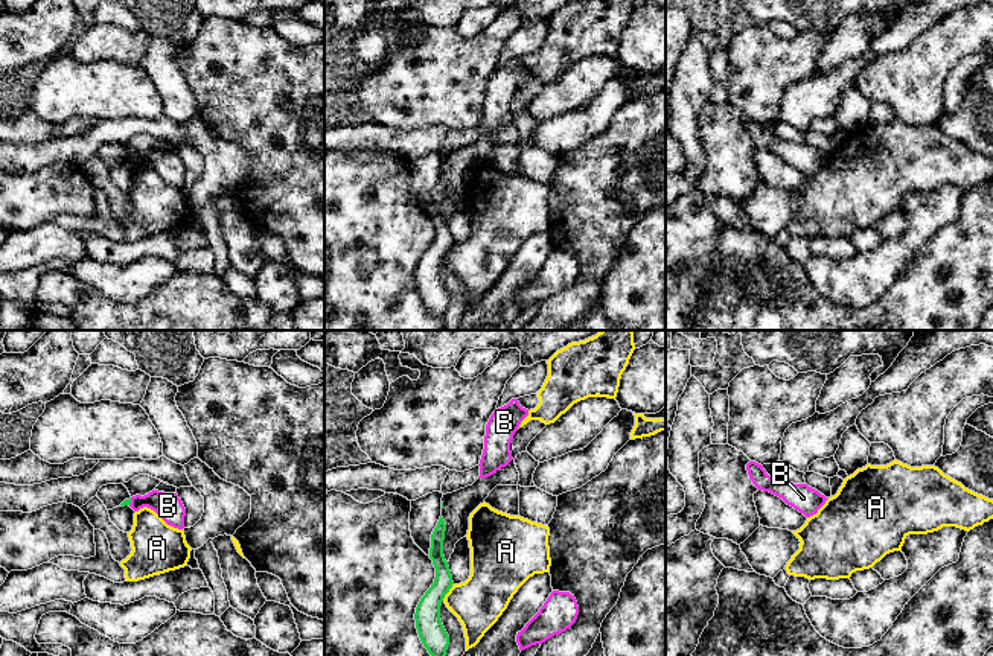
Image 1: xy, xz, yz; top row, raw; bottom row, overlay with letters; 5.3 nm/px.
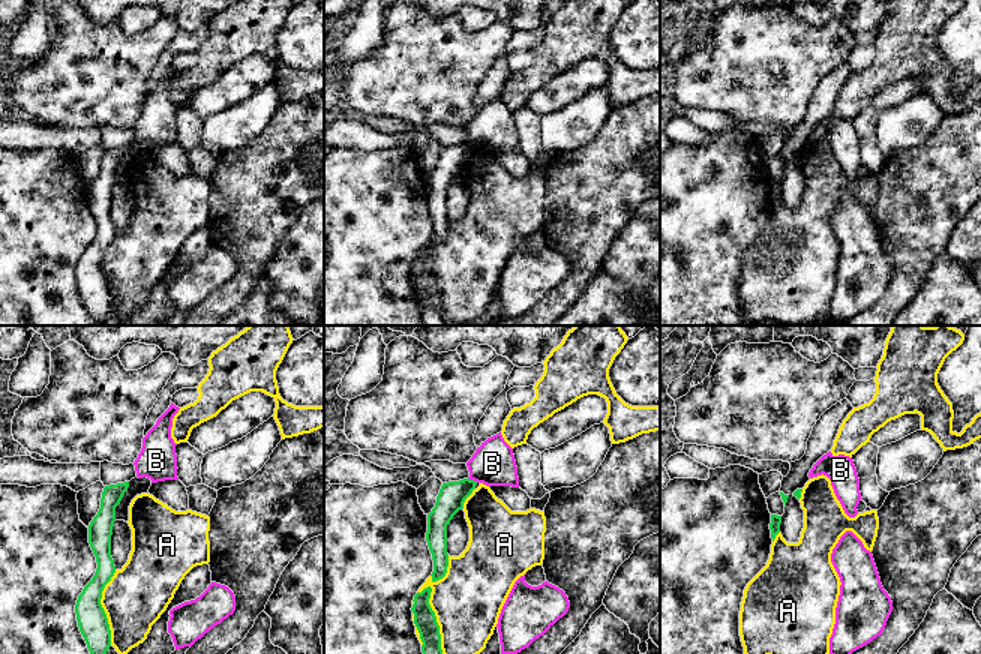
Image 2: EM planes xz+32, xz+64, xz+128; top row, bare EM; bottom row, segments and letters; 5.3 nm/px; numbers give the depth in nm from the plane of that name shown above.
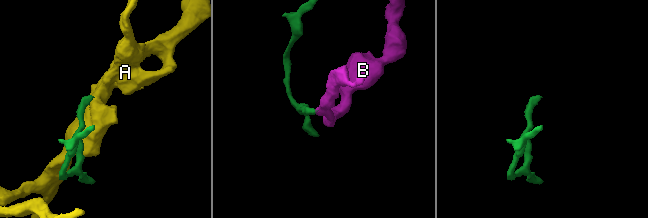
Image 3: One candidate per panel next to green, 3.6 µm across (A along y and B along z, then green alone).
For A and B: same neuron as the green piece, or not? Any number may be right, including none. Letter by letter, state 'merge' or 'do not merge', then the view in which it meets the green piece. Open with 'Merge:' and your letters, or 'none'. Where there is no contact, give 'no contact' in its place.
Merge: none
A: do not merge; meets green in xz
B: do not merge; meets green in xy

